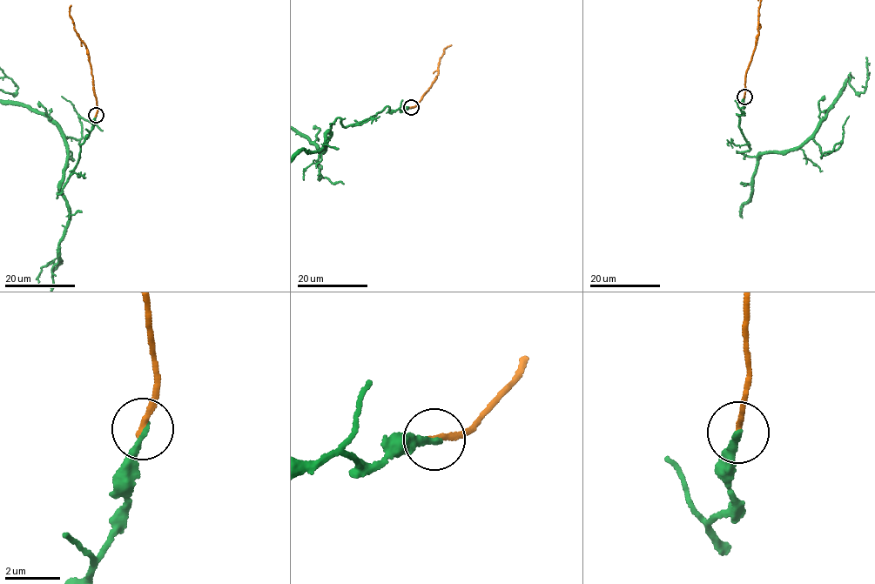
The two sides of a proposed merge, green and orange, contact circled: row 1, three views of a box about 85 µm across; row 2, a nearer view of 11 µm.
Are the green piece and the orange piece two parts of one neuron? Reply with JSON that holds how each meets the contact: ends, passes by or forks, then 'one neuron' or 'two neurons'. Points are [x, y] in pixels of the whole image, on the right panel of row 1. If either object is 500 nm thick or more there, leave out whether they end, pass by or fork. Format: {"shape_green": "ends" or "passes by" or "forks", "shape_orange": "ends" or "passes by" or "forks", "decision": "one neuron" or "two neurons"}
{"shape_green": "ends", "shape_orange": "ends", "decision": "two neurons"}

